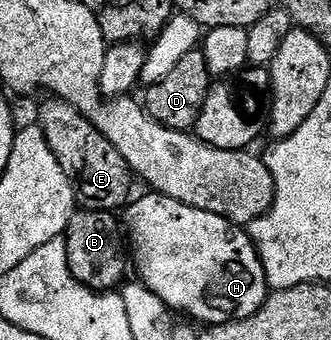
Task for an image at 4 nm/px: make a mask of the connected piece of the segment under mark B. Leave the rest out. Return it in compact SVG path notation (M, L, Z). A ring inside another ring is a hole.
M82 208L71 215L64 235L73 278L98 293L115 291L126 278L126 242L121 225L115 218L117 220L111 211Z

